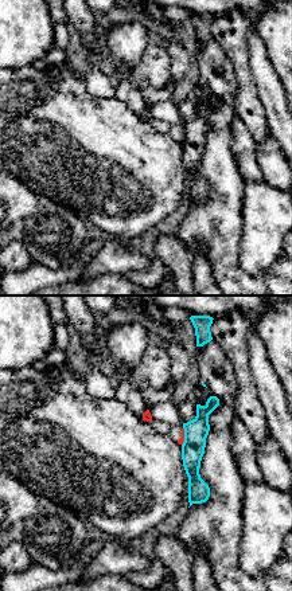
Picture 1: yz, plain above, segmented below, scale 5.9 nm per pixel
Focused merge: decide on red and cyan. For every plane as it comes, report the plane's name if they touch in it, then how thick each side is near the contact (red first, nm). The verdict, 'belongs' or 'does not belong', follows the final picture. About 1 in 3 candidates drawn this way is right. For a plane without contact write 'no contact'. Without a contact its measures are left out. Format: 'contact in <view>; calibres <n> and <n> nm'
contact in yz; calibres 40 and 140 nm

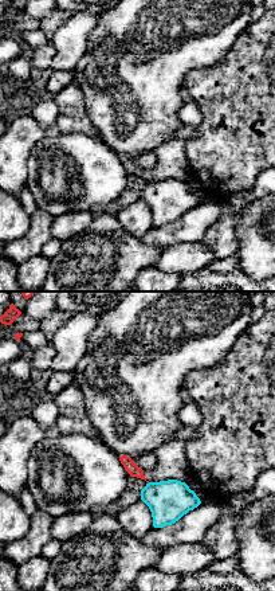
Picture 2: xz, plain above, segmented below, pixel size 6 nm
no contact

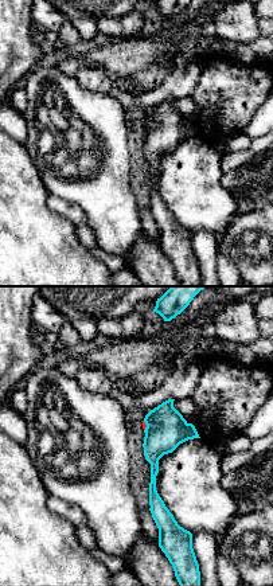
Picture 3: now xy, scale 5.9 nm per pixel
contact in xy; calibres 20 and 240 nm

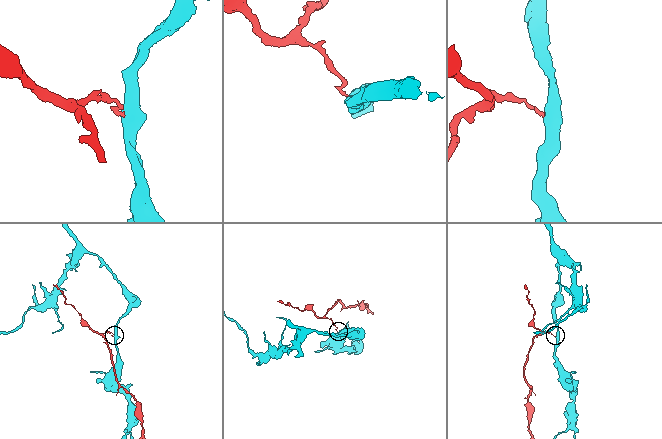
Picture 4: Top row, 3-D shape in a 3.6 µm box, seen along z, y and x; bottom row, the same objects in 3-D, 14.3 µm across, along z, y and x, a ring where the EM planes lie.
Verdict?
does not belong

